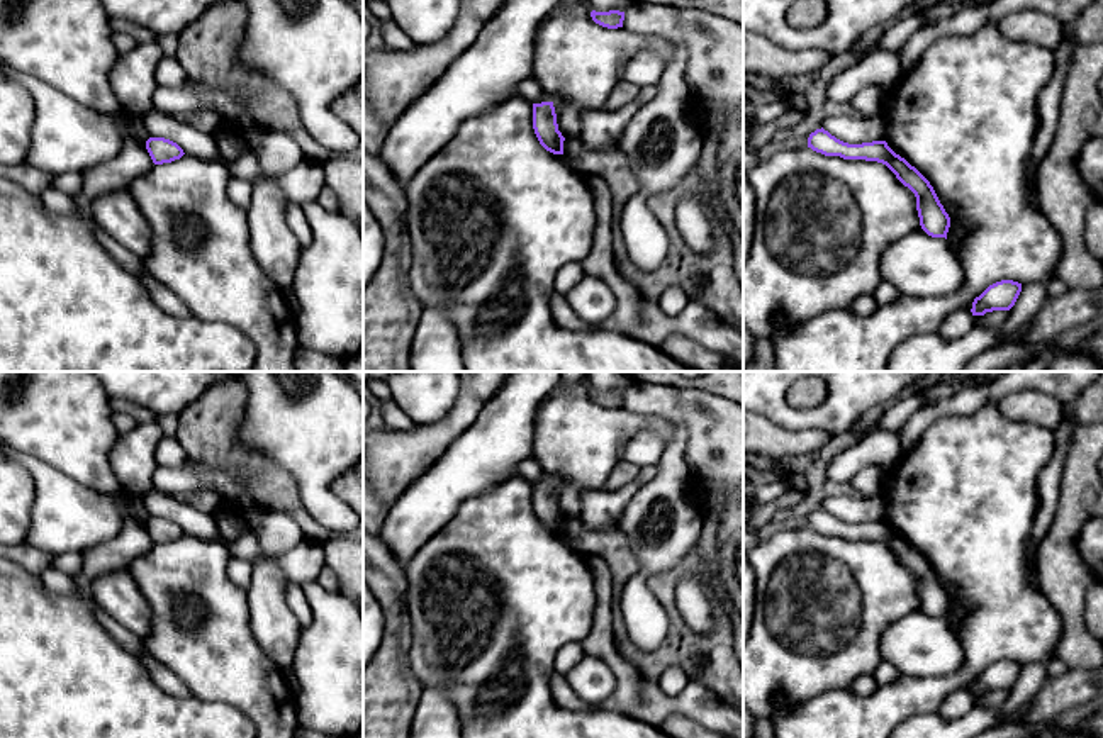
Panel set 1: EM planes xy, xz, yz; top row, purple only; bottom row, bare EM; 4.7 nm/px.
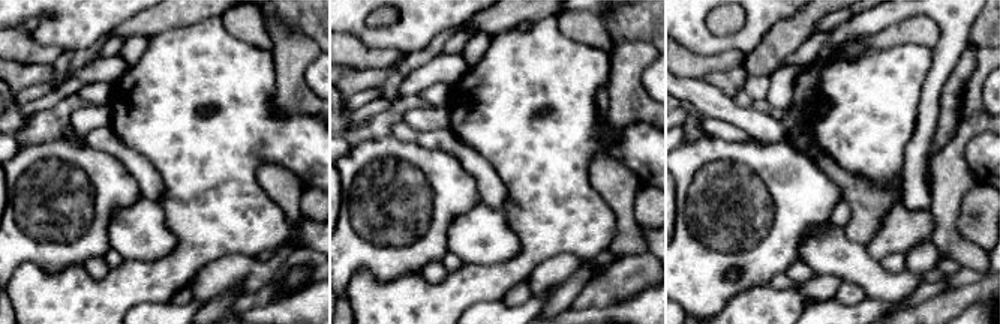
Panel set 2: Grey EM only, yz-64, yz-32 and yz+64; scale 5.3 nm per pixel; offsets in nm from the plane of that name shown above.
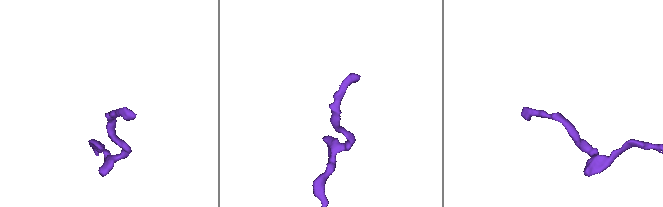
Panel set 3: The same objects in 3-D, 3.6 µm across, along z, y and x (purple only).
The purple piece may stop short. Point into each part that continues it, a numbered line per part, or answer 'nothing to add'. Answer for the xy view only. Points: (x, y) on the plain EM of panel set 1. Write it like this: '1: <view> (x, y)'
nothing to add

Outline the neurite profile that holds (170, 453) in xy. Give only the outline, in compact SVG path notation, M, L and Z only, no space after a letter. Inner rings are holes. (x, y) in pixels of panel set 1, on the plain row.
M163 438L156 446L154 460L158 467L182 468L188 456L176 438Z

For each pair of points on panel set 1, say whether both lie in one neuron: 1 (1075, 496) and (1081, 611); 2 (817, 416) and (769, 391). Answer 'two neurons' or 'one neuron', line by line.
1: one neuron
2: one neuron

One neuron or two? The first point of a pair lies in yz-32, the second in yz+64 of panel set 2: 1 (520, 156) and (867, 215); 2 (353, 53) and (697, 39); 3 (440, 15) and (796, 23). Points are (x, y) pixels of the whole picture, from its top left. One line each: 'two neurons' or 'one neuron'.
1: two neurons
2: two neurons
3: two neurons

